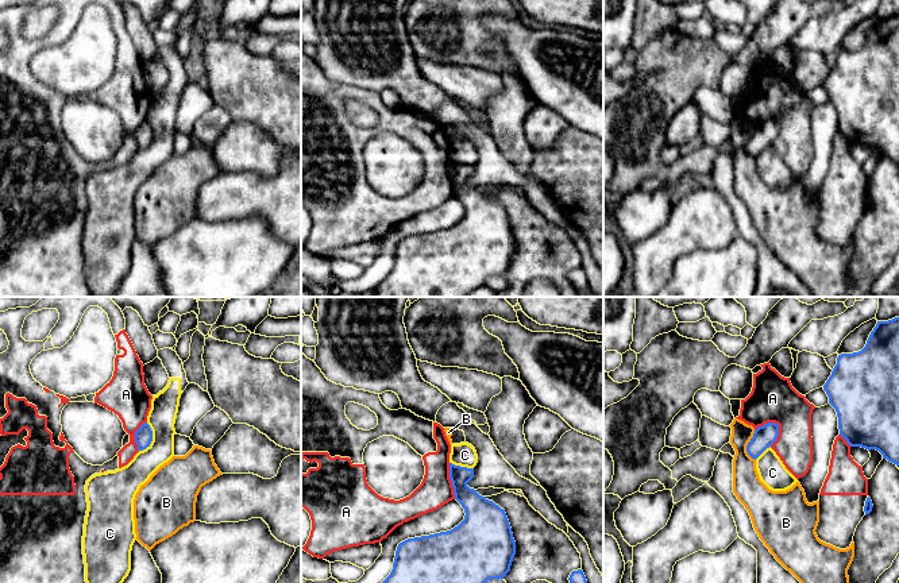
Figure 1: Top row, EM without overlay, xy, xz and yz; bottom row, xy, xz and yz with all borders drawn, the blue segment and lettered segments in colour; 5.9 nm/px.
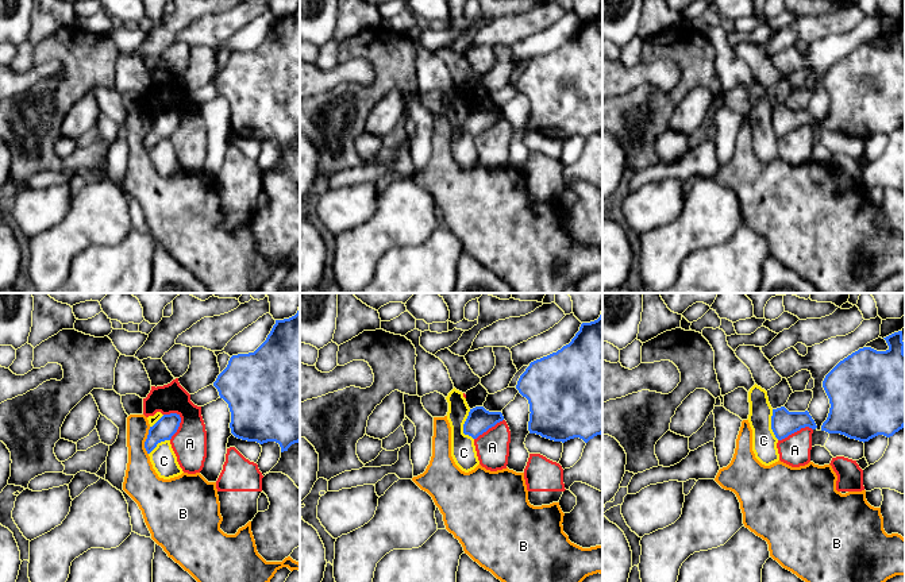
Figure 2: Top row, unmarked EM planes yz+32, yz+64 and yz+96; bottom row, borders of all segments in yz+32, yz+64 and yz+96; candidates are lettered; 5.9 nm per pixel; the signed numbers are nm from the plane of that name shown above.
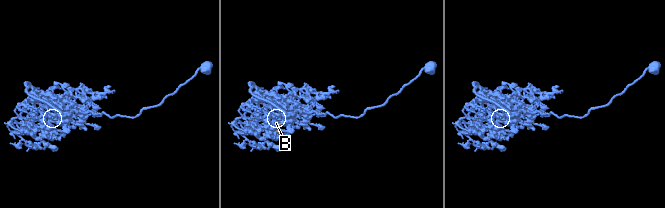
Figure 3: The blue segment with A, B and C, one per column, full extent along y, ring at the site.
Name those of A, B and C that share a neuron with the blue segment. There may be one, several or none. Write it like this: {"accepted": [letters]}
{"accepted": []}

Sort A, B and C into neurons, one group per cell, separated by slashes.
A / B / C

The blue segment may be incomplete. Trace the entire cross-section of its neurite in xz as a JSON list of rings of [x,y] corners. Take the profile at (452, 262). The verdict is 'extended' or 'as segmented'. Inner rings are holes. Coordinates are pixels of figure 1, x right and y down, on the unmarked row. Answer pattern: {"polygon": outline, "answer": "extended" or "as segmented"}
{"polygon": [[[450,161],[464,217],[451,228],[398,242],[390,273],[375,297],[466,297],[490,277],[503,277],[516,252],[506,211],[467,181],[474,166]]], "answer": "as segmented"}

